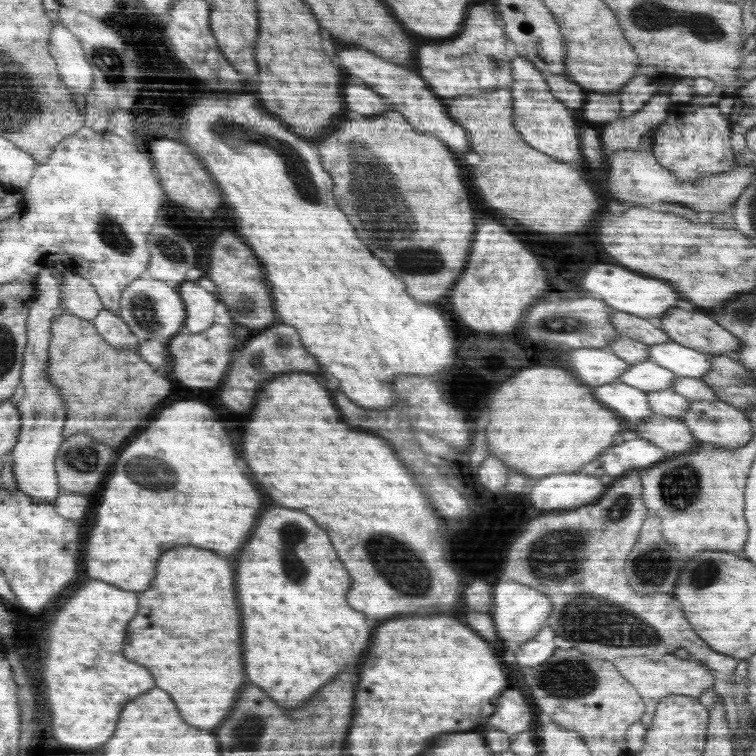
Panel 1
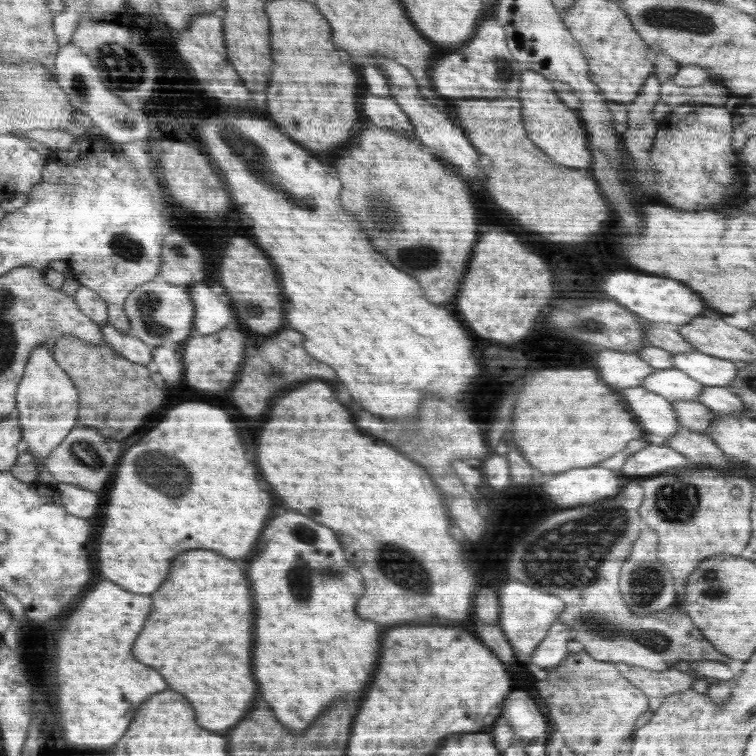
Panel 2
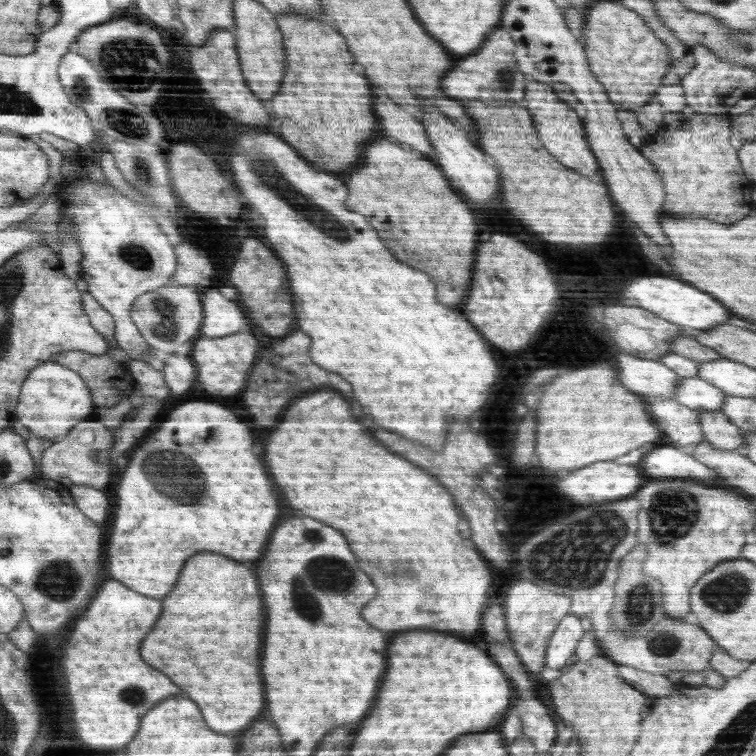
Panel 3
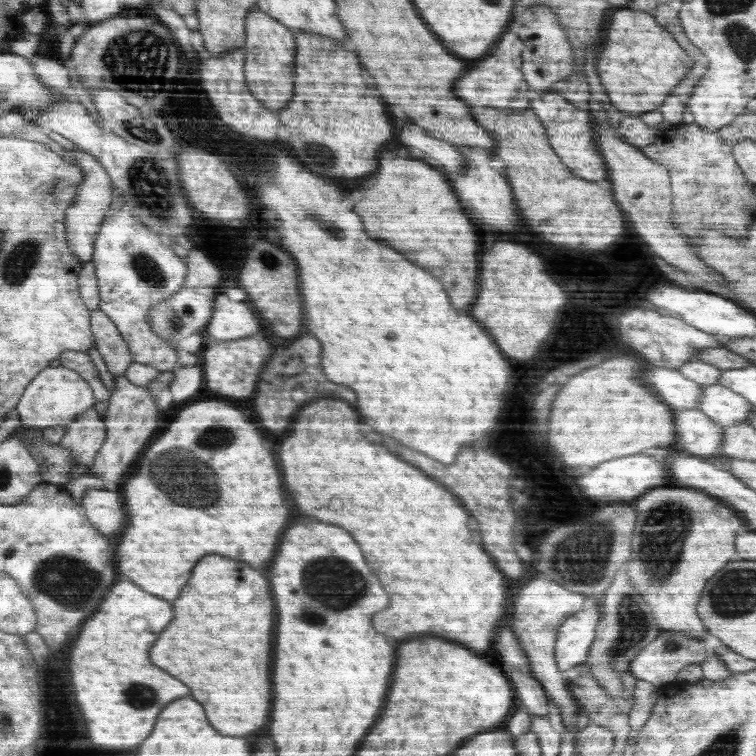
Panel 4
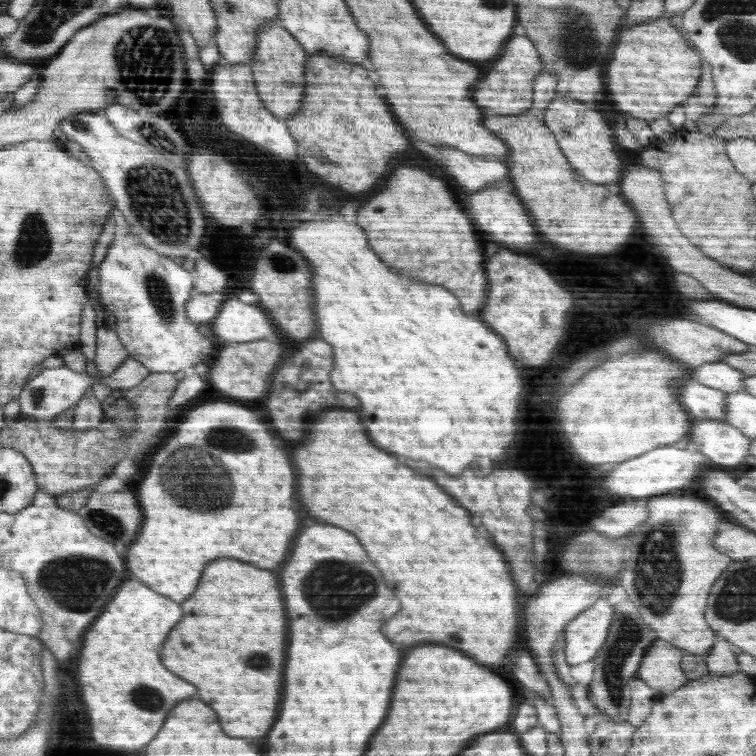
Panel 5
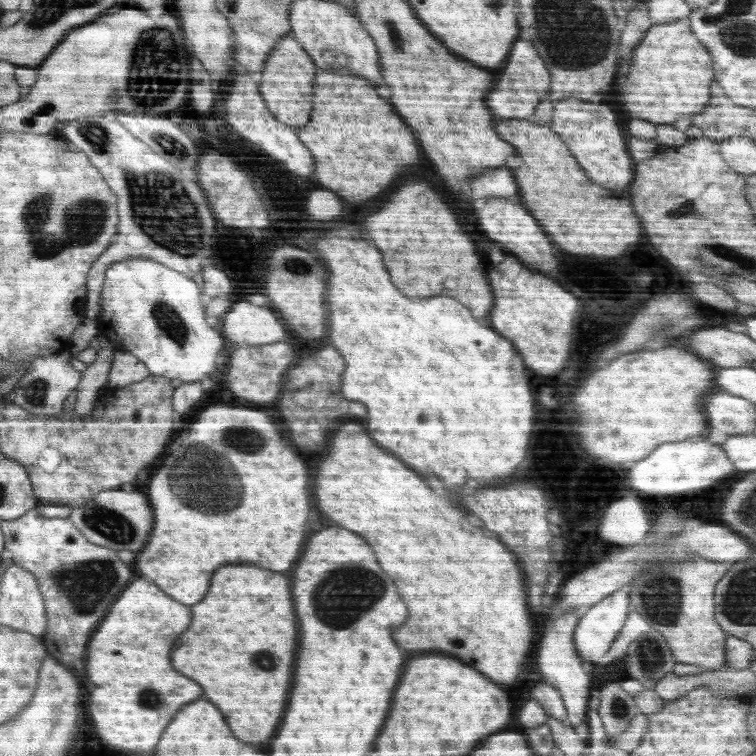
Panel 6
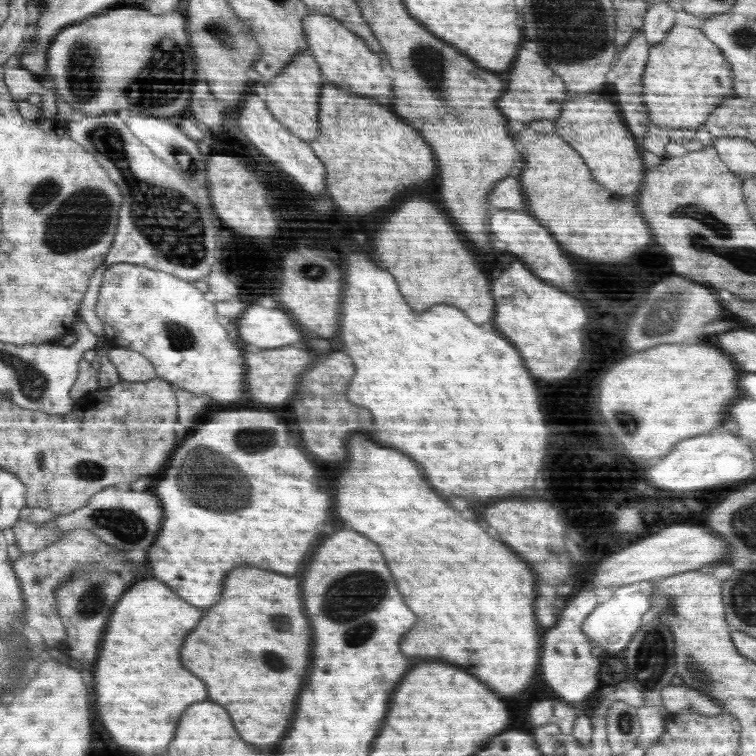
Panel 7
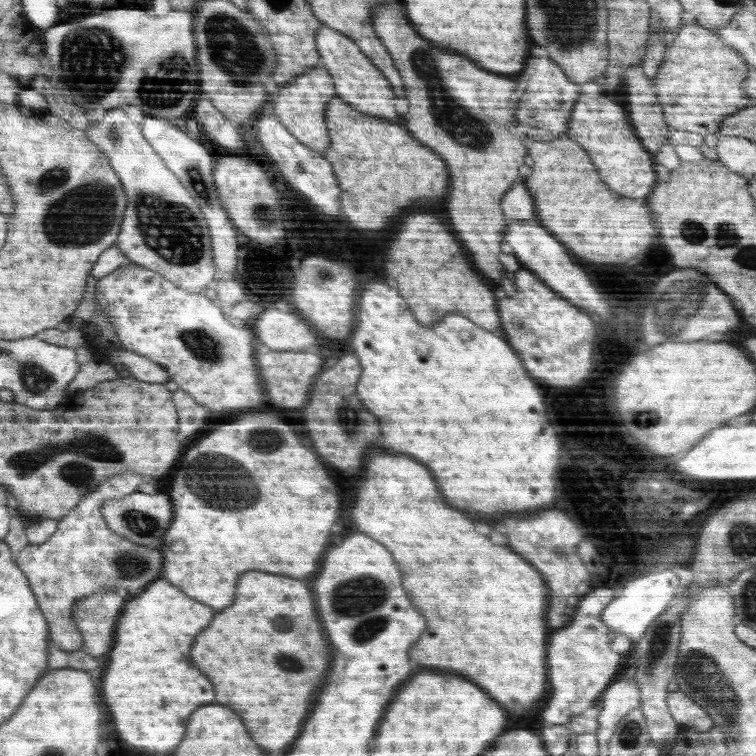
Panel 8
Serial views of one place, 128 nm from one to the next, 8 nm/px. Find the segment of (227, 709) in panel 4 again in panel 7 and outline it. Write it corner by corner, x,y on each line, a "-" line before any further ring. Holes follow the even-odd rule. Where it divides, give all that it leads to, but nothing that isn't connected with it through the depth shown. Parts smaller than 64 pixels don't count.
240,566
226,578
226,590
218,604
208,607
195,630
186,638
181,648
181,663
210,686
210,700
220,706
232,704
234,726
238,726
238,734
242,734
246,742
272,746
286,736
292,722
292,706
296,706
298,692
310,668
310,644
312,626
304,618
298,580
254,566

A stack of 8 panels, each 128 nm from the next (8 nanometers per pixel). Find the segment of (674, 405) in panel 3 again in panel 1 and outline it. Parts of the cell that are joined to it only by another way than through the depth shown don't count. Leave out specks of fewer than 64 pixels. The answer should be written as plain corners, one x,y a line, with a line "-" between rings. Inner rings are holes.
621,381
609,382
608,384
601,384
593,387
593,394
596,395
596,399
598,402
601,402
604,406
608,406
612,410
614,410
618,415
629,419
630,424
632,426
636,426
637,424
645,421
648,417
651,417
654,413
653,410
649,407
648,399
646,398
646,393
639,388
634,388
633,386
628,386
627,384
622,383

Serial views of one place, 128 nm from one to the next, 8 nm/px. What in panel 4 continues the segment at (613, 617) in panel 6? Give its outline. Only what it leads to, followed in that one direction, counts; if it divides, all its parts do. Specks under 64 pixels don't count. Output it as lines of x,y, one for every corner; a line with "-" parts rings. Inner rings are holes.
588,603
571,614
562,623
560,639
556,644
556,664
560,671
586,663
586,657
591,652
592,641
596,638
598,621
604,614
598,603

